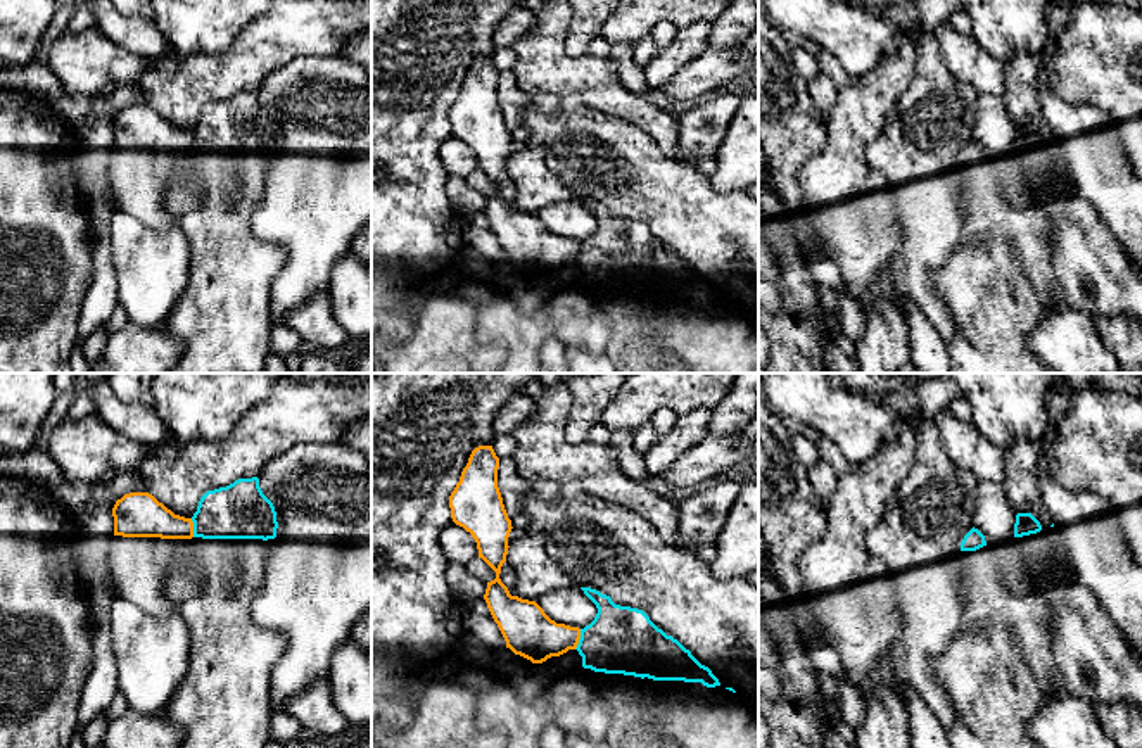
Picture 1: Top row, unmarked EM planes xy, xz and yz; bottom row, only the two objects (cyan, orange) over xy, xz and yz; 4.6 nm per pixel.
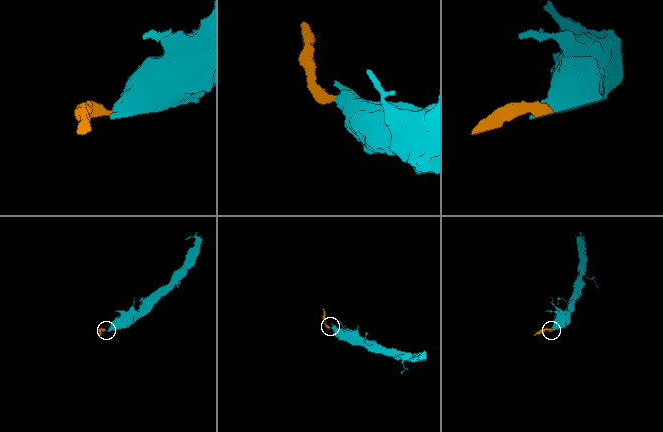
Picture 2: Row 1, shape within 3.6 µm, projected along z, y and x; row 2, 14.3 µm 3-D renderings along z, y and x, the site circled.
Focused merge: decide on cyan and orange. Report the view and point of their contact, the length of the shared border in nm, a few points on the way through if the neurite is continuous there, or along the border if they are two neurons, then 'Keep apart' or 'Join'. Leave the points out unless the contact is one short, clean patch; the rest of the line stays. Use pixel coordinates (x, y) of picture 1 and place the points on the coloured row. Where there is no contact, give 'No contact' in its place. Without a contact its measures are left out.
Touches cyan at xz (579, 640). Shared border 100 nm. Keep apart

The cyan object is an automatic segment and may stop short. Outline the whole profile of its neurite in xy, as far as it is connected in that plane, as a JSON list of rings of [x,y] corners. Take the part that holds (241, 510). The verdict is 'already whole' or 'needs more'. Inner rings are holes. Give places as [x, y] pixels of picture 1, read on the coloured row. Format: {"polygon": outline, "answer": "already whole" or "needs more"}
{"polygon": [[[238,479],[226,487],[207,491],[192,517],[190,548],[199,572],[199,593],[178,605],[188,627],[188,669],[162,715],[183,731],[178,748],[266,748],[271,743],[271,672],[287,637],[259,627],[251,617],[270,539],[276,537],[276,511],[263,494],[259,479]]], "answer": "needs more"}

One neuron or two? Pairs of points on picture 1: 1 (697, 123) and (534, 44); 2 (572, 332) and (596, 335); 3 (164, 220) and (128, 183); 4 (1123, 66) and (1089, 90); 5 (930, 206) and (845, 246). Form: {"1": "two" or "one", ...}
{"1": "two", "2": "one", "3": "one", "4": "one", "5": "two"}

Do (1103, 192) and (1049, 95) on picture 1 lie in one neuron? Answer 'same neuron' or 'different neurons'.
same neuron

